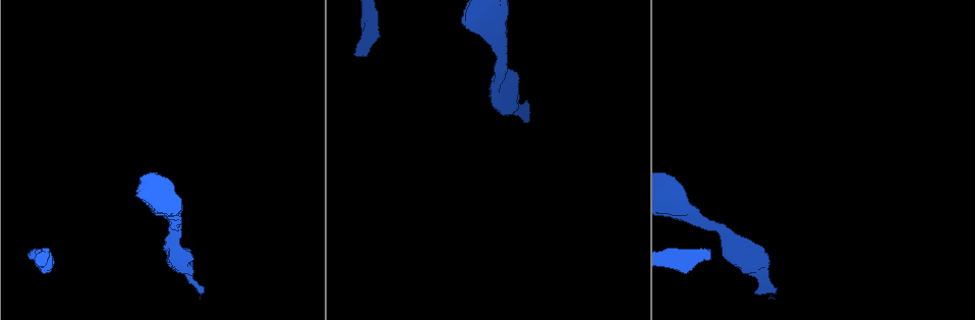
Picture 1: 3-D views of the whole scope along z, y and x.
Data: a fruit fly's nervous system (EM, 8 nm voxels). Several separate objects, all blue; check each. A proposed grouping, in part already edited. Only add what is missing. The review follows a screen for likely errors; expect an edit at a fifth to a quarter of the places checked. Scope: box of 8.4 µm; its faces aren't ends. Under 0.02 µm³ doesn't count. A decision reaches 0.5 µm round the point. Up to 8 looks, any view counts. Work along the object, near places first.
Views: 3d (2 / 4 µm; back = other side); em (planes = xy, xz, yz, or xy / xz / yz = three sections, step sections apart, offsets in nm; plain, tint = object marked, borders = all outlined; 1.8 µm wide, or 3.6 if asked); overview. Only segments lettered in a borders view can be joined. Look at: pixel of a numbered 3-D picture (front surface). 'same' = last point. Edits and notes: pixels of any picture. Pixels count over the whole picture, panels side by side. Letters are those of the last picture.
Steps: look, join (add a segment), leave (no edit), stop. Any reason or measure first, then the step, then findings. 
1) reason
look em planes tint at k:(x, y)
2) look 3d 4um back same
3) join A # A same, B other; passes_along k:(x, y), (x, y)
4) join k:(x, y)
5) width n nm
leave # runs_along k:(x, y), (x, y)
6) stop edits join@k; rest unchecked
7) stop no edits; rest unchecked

free end
look em xz step 8 tint at 1:(28, 256)

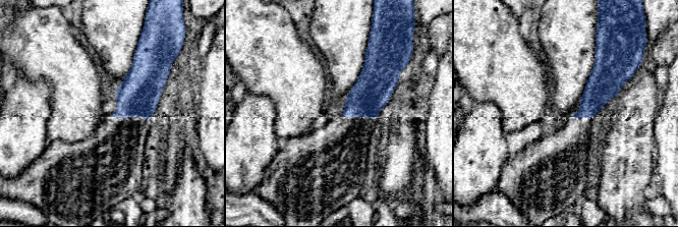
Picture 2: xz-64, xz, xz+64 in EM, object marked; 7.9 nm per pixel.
look em planes borders same

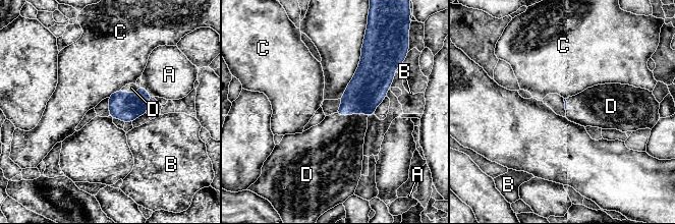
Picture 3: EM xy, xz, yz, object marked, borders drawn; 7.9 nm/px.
join D # A other, B other, C other, D same; the neuron continues

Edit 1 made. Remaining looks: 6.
free end
look 3d 4um back at 1:(145, 186)

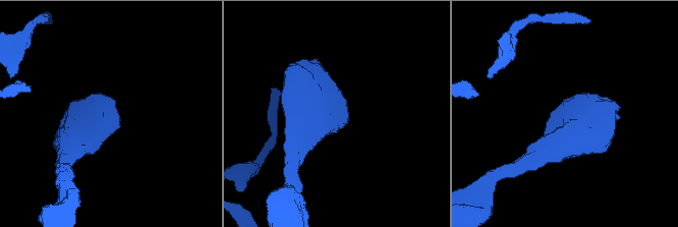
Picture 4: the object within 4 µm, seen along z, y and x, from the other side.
look em 3.6um yz step 4 borders at 4:(114, 115)

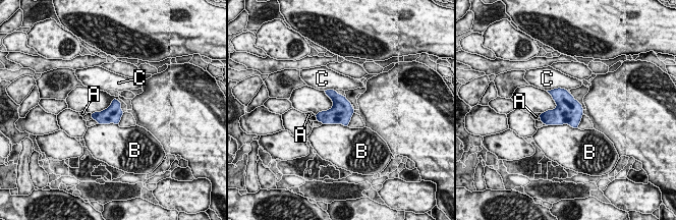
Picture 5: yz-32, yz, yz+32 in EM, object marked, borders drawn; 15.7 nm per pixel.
leave # A other, B other, C other; border 5:(547, 125), (569, 124), (577, 128); none of them fits

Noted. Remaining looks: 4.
branch stops here
look 3d 4um at 1:(200, 293)

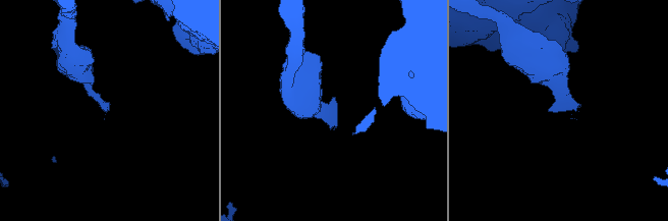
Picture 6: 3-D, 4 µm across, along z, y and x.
shape alone is not enough
look em 3.6um yz step 8 borders at 6:(574, 110)

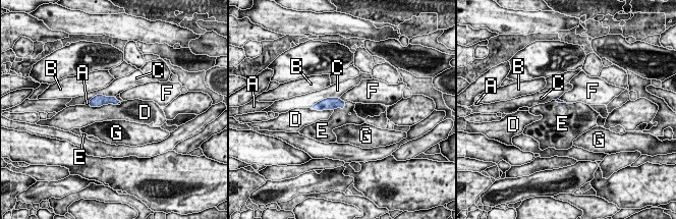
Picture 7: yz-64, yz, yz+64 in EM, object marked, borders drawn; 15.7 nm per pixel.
join E # A other, B other, C other, D other, E same, F other, G other; the neuron continues

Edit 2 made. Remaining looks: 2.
stop edits join@3, join@7; rest unchecked

